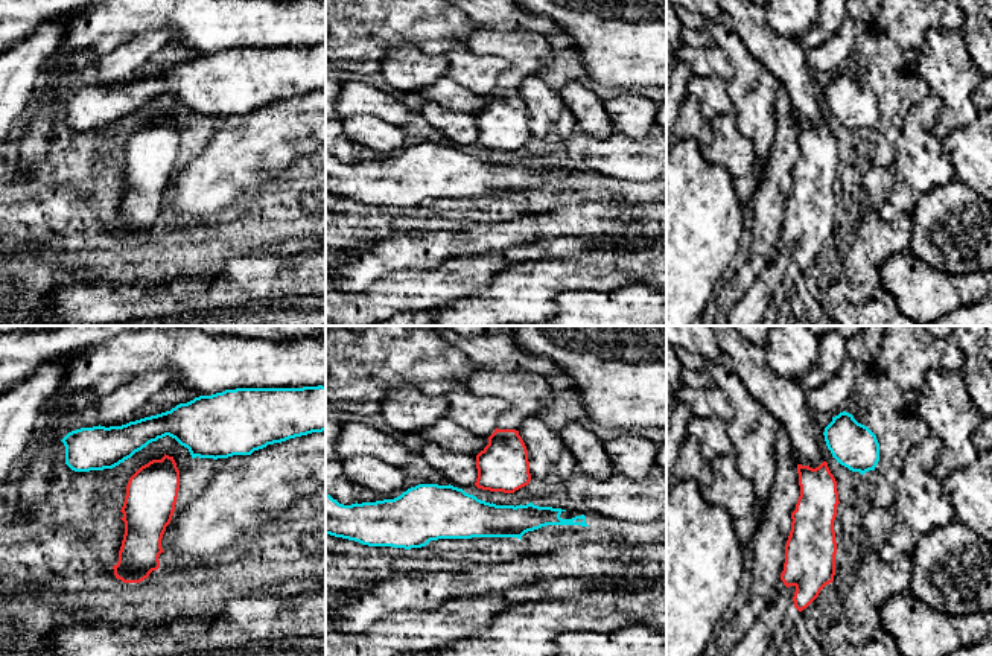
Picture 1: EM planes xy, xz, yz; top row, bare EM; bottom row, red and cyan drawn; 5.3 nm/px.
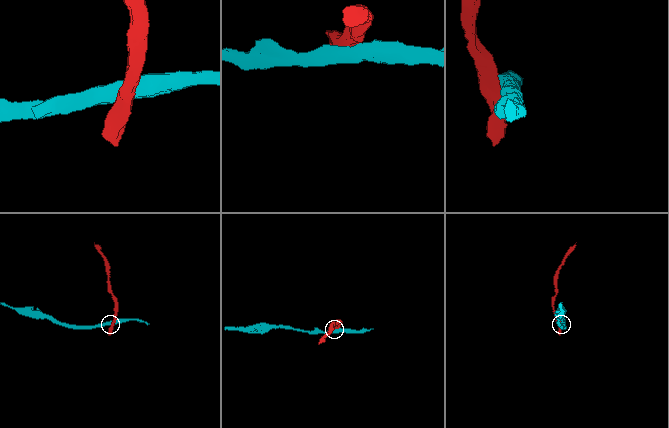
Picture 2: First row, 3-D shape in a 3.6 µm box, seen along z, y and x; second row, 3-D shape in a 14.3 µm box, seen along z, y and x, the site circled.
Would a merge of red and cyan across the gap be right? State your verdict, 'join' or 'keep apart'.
keep apart

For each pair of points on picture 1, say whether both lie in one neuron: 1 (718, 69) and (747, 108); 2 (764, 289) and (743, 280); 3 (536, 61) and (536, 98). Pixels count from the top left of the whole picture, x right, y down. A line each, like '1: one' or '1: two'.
1: two
2: two
3: two

